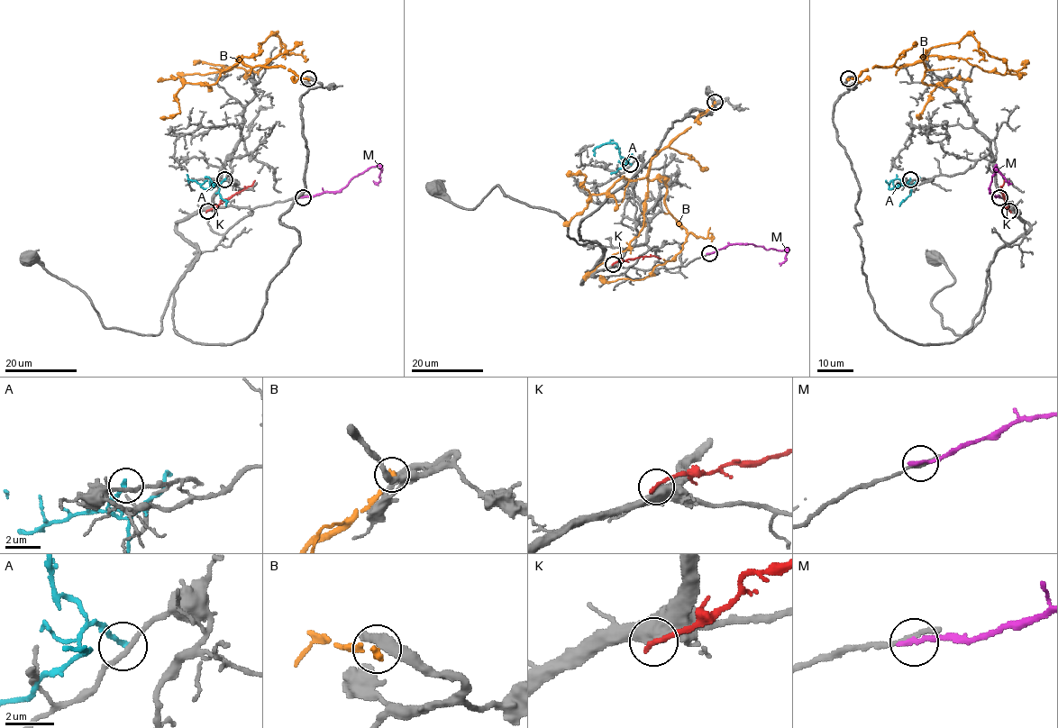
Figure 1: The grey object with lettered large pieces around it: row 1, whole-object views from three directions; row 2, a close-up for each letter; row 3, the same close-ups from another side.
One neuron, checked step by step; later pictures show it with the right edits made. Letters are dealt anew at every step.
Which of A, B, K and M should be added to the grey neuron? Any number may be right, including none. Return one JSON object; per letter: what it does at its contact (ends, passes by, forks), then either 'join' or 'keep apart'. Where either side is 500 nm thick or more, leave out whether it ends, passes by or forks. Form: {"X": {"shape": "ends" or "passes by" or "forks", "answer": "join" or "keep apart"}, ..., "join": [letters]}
{"A": {"shape": "ends", "answer": "keep apart"}, "B": {"shape": "ends", "answer": "keep apart"}, "K": {"answer": "keep apart"}, "M": {"shape": "ends", "answer": "keep apart"}, "join": []}

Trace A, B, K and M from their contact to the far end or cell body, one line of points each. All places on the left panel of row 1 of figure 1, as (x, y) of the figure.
A: (224, 179), (211, 189), (203, 188), (187, 179), (188, 183)
B: (308, 78), (281, 66), (242, 62), (277, 35), (282, 48), (259, 70), (193, 64)
K: (207, 211), (247, 188), (255, 180)
M: (303, 197), (323, 192), (340, 192), (354, 177), (378, 166), (379, 181), (373, 181)

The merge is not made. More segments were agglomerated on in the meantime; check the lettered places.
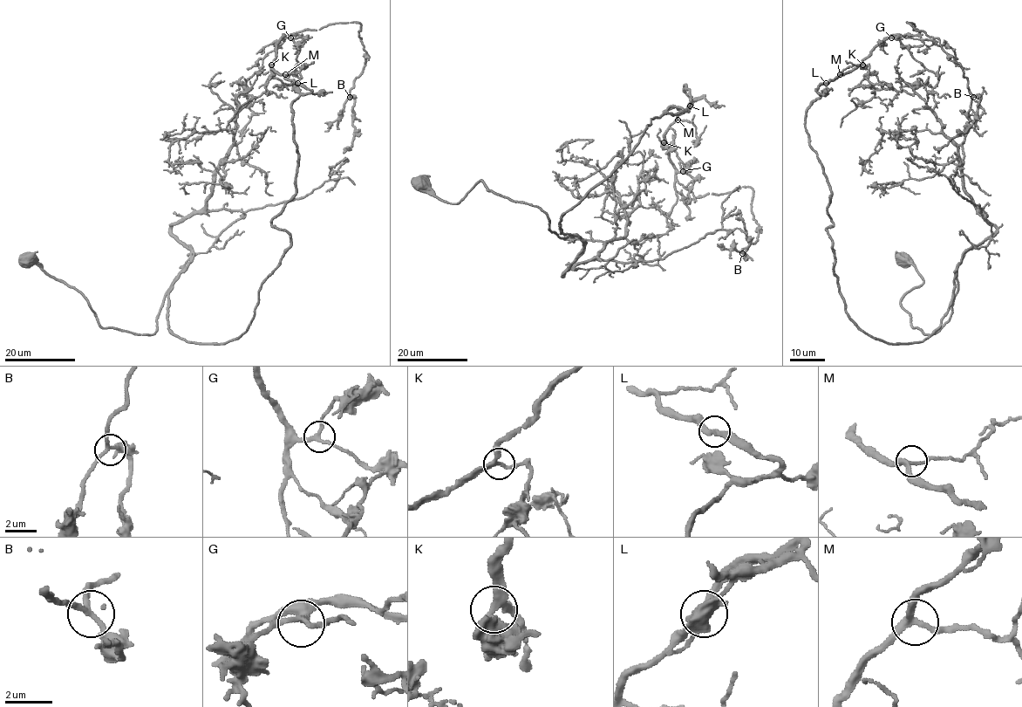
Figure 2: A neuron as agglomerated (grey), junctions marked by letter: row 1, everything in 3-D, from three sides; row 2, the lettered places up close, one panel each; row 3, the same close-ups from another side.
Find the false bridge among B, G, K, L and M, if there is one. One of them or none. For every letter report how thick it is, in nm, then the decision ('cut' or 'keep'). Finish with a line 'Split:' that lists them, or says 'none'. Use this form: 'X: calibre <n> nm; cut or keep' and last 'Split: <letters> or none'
B: calibre 200 nm; keep
G: calibre 200 nm; keep
K: calibre 260 nm; keep
L: calibre 240 nm; keep
M: calibre 280 nm; keep
Split: none

